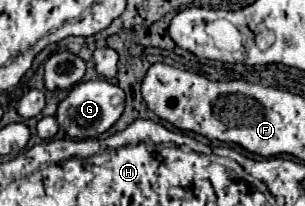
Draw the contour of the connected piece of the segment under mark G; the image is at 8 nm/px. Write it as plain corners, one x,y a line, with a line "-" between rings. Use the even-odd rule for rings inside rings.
90,80
76,84
68,96
58,104
56,120
58,126
72,138
96,138
106,132
124,110
124,92
108,80

